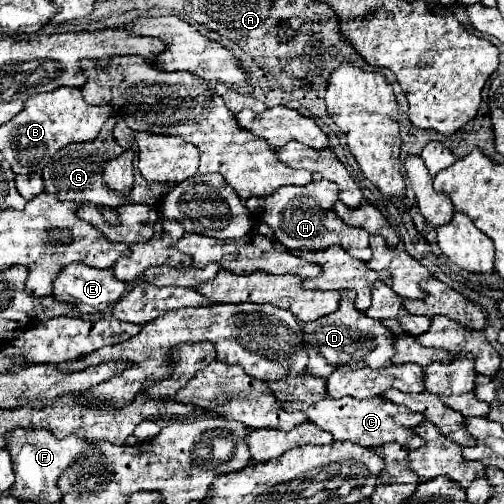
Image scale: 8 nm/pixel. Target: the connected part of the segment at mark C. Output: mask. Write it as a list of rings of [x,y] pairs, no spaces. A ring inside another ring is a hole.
[[[327,397],[315,405],[309,405],[305,409],[305,415],[317,427],[329,431],[335,437],[335,441],[349,441],[349,443],[357,443],[361,447],[399,443],[405,449],[419,449],[425,445],[423,439],[415,433],[415,427],[421,421],[425,421],[425,417],[407,407],[395,405],[383,397],[375,397],[375,399],[353,399],[353,397],[331,399],[331,397]]]

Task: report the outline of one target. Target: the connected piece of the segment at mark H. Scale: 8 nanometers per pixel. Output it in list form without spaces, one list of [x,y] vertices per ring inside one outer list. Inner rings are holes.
[[[315,179],[309,185],[287,185],[277,189],[269,197],[251,197],[247,199],[247,209],[259,217],[263,223],[267,223],[275,237],[287,247],[287,249],[327,249],[331,245],[341,245],[349,251],[351,257],[369,261],[371,259],[371,247],[369,247],[369,233],[359,227],[349,227],[343,221],[339,221],[339,215],[335,213],[333,205],[339,201],[337,185],[327,179]]]

